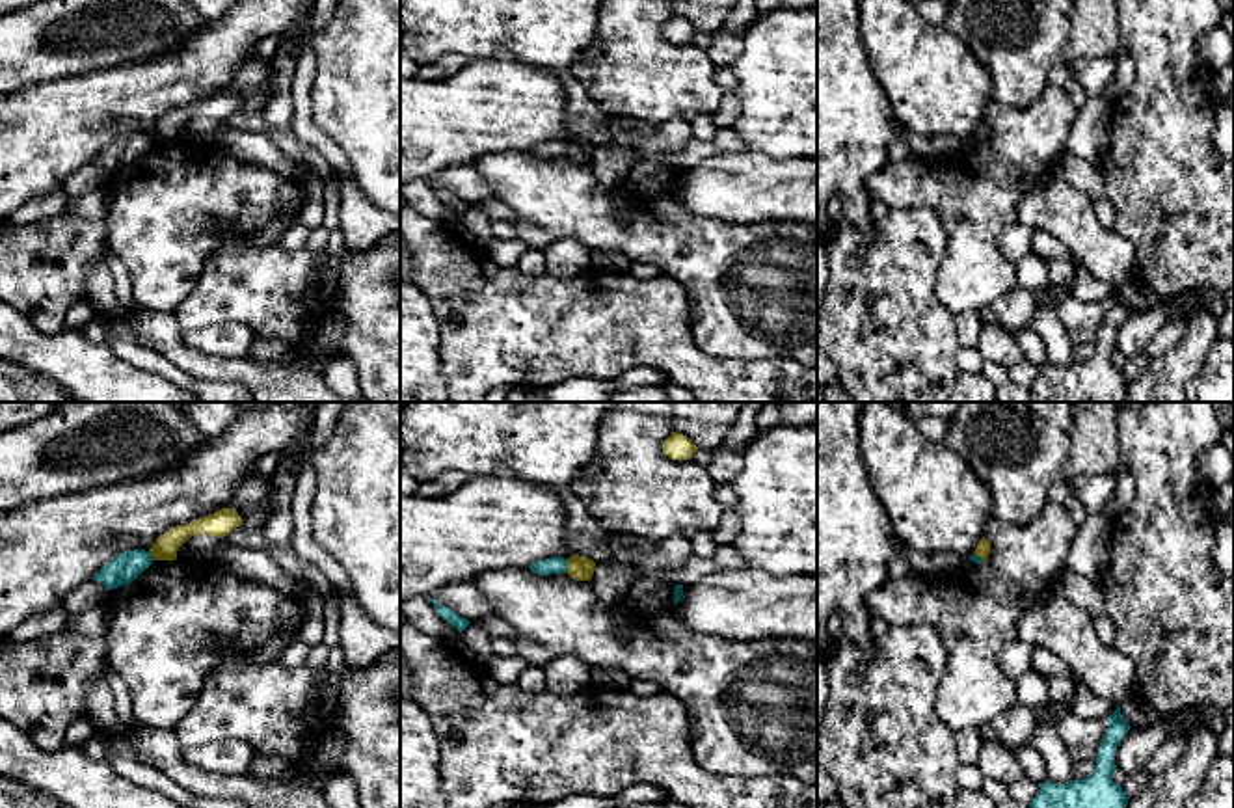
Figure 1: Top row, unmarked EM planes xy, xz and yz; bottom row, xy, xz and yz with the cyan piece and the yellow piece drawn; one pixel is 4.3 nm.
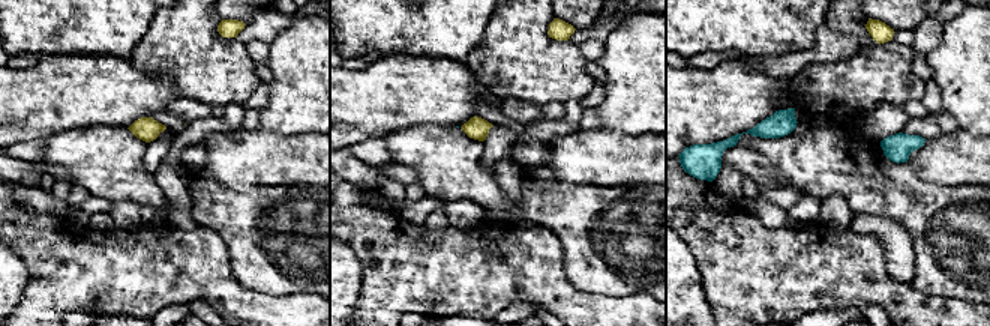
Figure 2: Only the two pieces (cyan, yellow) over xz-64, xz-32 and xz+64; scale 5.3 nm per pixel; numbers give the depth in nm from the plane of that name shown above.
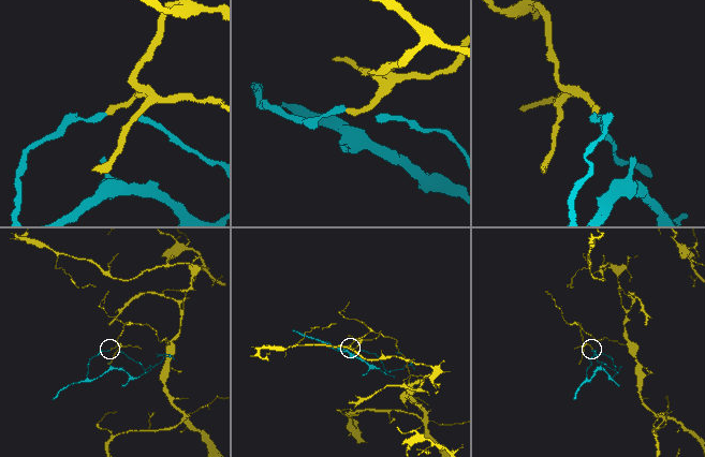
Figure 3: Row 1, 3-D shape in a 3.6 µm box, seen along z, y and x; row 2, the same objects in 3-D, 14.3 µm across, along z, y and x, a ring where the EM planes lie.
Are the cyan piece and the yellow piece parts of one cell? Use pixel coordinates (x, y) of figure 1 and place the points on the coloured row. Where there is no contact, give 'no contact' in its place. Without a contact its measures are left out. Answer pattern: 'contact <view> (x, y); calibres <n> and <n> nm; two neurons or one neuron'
contact xz (566, 566); calibres 80 and 110 nm; two neurons

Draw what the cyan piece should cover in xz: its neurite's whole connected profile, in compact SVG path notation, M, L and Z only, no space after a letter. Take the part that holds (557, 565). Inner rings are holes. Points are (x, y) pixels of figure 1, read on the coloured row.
M564 557L543 559L543 560L532 562L529 568L532 573L540 573L540 575L566 573L568 559Z

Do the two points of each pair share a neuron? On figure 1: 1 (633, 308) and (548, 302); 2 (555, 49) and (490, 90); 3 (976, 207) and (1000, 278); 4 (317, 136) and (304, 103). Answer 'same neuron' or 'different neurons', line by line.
1: same neuron
2: different neurons
3: same neuron
4: same neuron

